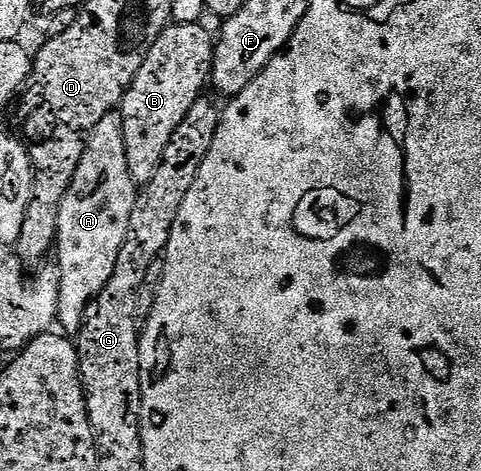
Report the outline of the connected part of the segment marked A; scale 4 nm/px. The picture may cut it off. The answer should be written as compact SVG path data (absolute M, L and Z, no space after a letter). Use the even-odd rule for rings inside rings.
M111 112L104 116L104 120L100 120L100 124L96 124L96 128L92 128L90 134L86 135L86 147L84 148L84 156L80 160L80 168L76 168L76 176L72 176L72 184L68 188L68 196L64 196L64 204L60 204L58 241L56 243L56 258L58 254L58 263L56 263L56 269L58 271L58 317L56 322L67 335L77 335L79 328L82 327L84 312L88 308L88 304L100 292L100 288L104 288L104 284L108 284L108 280L112 276L112 268L116 268L116 256L120 256L120 248L124 244L124 236L128 236L128 219L132 216L132 208L136 204L137 199L138 190L132 180L132 176L128 172L128 156L124 152L122 115L118 112Z

